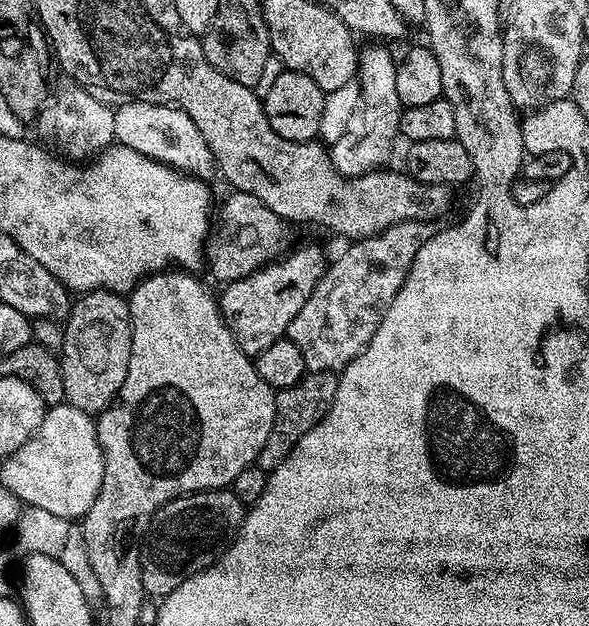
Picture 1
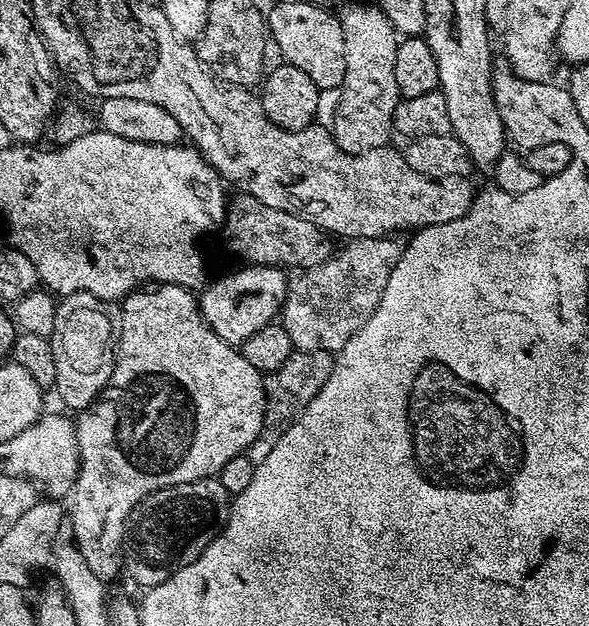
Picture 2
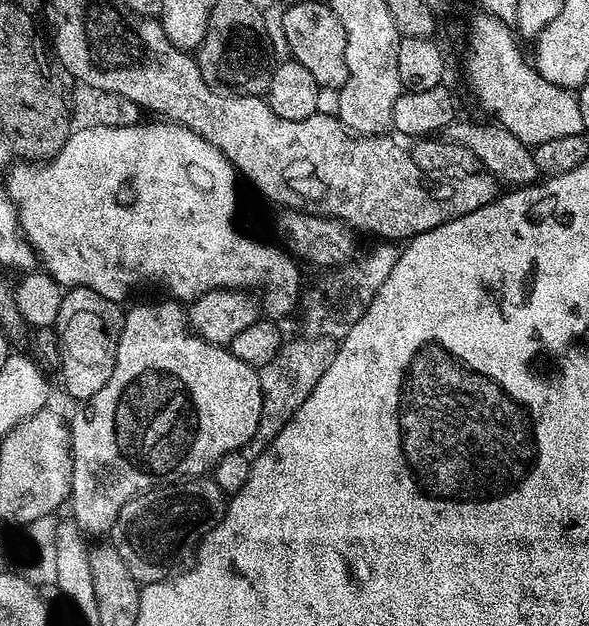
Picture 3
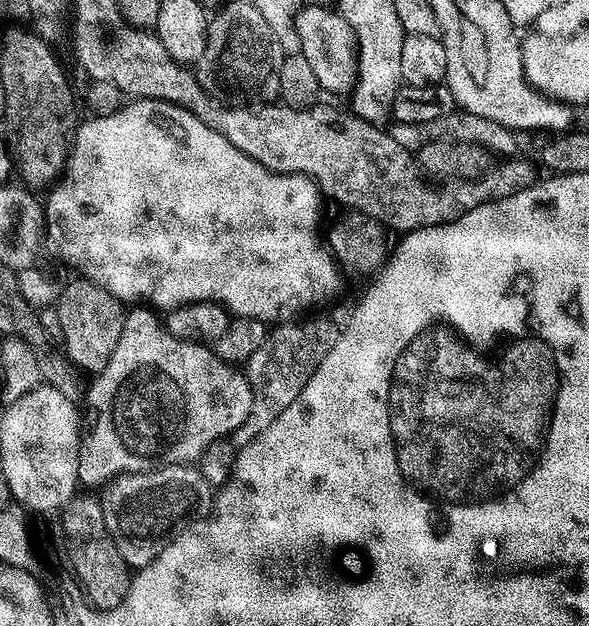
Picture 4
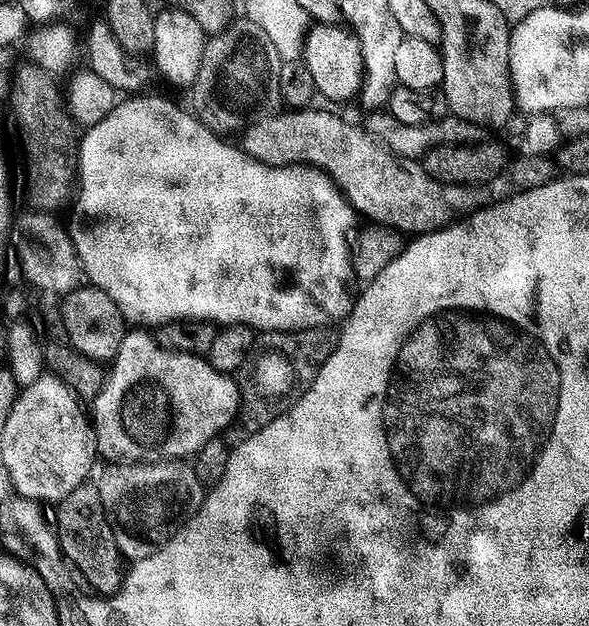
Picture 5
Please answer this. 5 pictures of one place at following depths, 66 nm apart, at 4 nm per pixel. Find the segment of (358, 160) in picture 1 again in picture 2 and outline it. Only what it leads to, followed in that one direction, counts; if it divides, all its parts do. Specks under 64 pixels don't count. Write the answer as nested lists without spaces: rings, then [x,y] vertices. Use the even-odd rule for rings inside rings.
[[[372,2],[348,4],[345,6],[344,12],[339,13],[339,17],[346,42],[346,78],[342,91],[339,93],[339,95],[341,94],[340,129],[335,129],[334,135],[343,152],[349,152],[352,156],[361,156],[364,152],[385,147],[391,141],[388,139],[394,136],[392,125],[394,112],[402,99],[394,68],[398,33],[396,27],[386,18],[383,10],[377,8]]]

